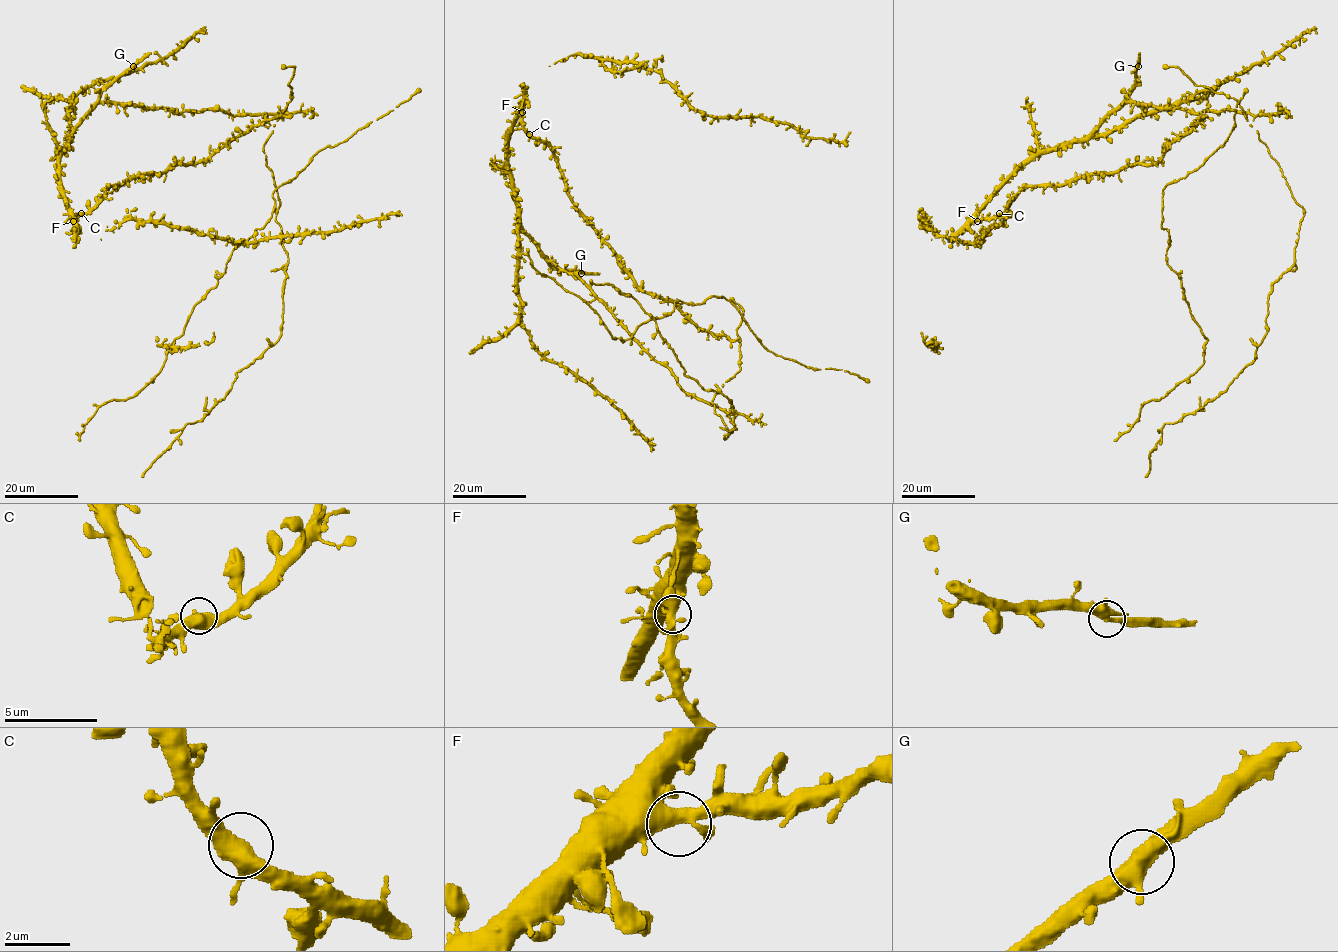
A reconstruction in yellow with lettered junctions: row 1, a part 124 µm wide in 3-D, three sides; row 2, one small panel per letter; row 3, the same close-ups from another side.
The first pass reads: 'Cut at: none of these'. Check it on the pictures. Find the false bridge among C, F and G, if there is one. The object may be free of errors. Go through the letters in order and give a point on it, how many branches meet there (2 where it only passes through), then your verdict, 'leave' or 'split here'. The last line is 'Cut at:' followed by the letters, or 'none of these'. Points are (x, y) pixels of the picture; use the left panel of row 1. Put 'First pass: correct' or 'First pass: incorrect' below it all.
C: at (81, 213); 3 branches meet; leave
F: at (73, 221); 3 branches meet; leave
G: at (133, 66); 3 branches meet; leave
Cut at: none of these
First pass: correct

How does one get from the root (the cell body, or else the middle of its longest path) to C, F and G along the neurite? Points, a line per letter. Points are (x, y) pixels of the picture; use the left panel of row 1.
C: (59, 191), (71, 218), (81, 213)
F: (59, 191), (73, 221)
G: (59, 191), (59, 157), (67, 148), (70, 134), (99, 94), (133, 66)

